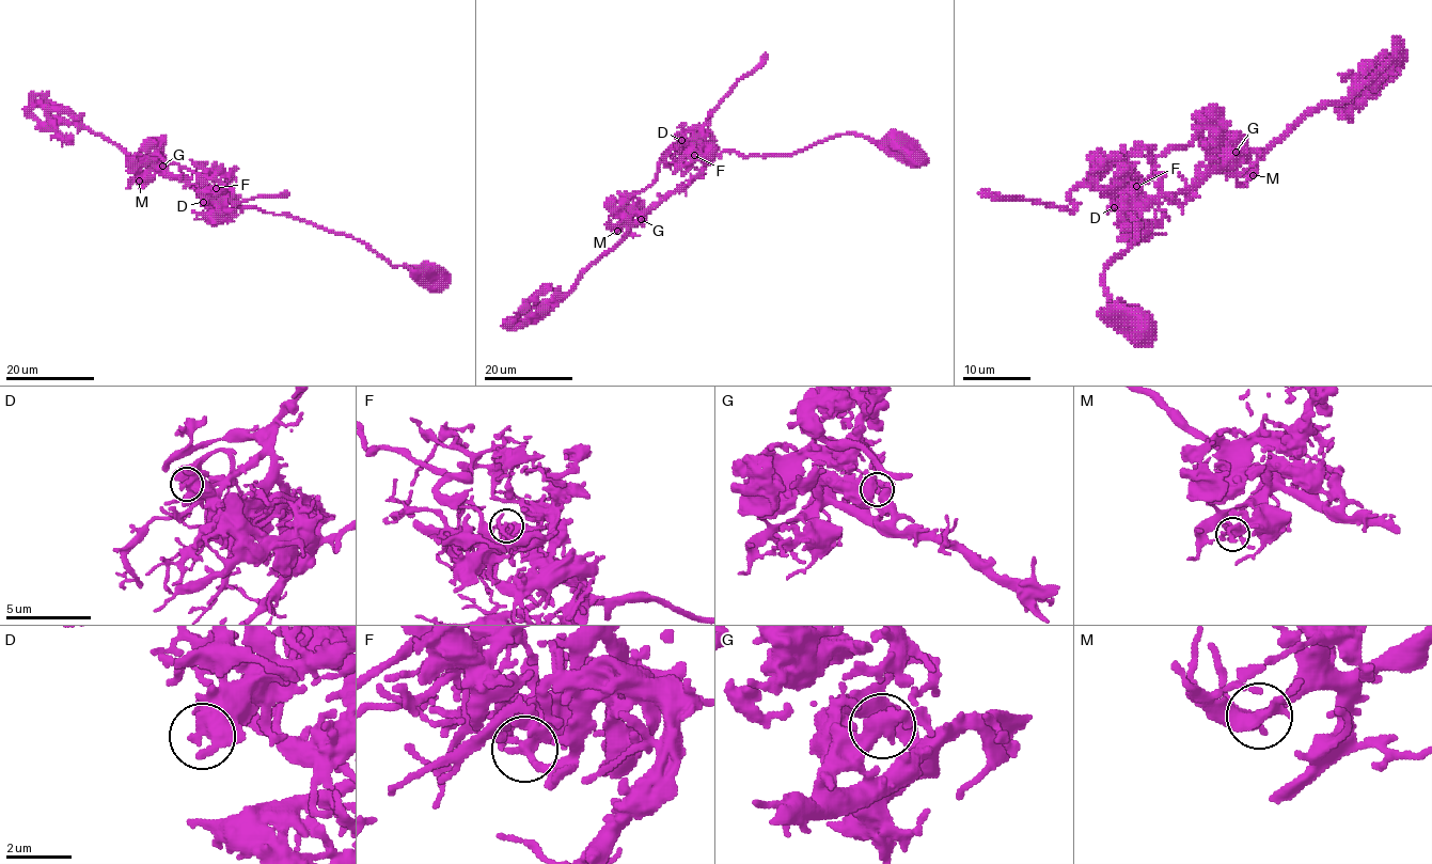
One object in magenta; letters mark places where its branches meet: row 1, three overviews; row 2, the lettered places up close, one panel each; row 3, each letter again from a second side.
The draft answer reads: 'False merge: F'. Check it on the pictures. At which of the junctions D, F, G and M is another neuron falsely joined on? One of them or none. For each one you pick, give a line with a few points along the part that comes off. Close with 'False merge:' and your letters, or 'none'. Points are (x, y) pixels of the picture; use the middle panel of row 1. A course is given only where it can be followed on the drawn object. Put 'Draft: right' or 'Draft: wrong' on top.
Draft: right
F: (694, 154), (703, 132), (697, 128), (662, 156), (650, 185), (627, 194), (634, 204), (623, 214), (614, 197)
False merge: F

